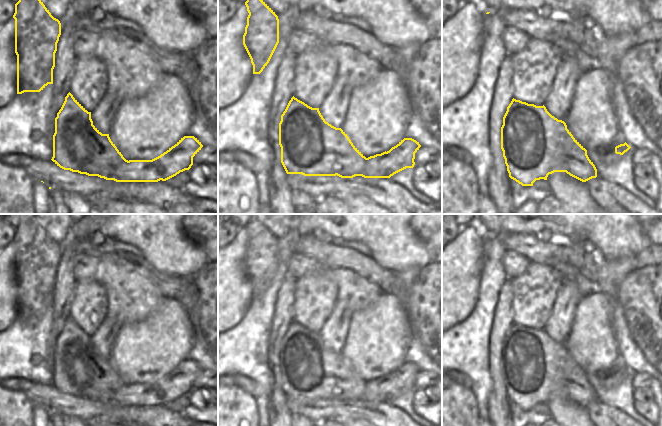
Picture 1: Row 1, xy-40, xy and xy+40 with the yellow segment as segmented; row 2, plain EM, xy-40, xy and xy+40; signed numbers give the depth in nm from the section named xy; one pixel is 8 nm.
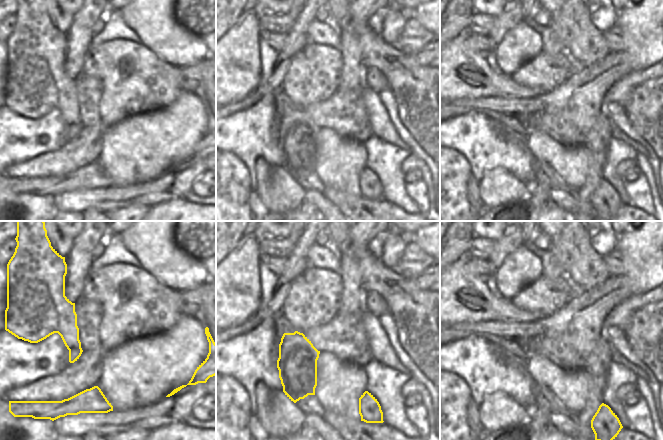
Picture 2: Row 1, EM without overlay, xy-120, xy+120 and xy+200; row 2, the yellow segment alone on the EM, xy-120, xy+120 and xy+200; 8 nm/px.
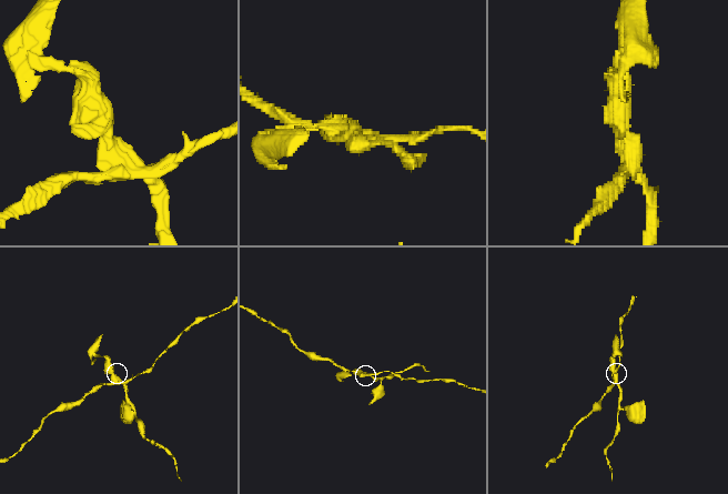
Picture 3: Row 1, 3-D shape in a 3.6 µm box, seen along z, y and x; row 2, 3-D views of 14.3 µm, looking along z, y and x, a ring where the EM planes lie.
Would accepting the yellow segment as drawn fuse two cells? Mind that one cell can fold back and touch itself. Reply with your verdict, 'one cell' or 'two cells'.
two cells

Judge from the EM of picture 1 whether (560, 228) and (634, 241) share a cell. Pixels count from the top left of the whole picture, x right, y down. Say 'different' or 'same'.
same

